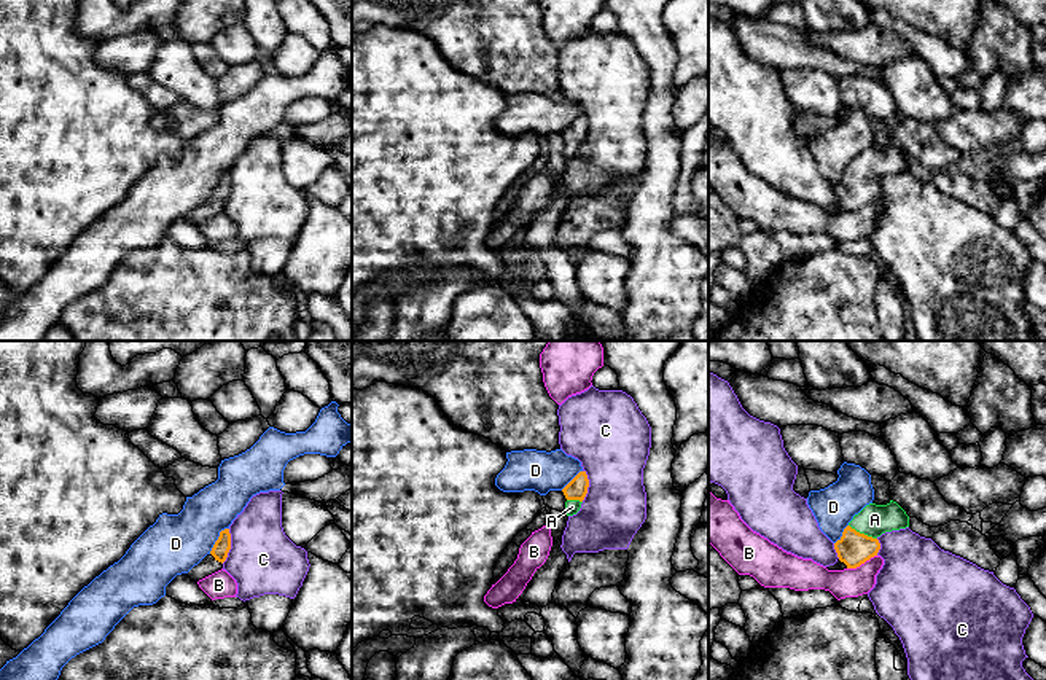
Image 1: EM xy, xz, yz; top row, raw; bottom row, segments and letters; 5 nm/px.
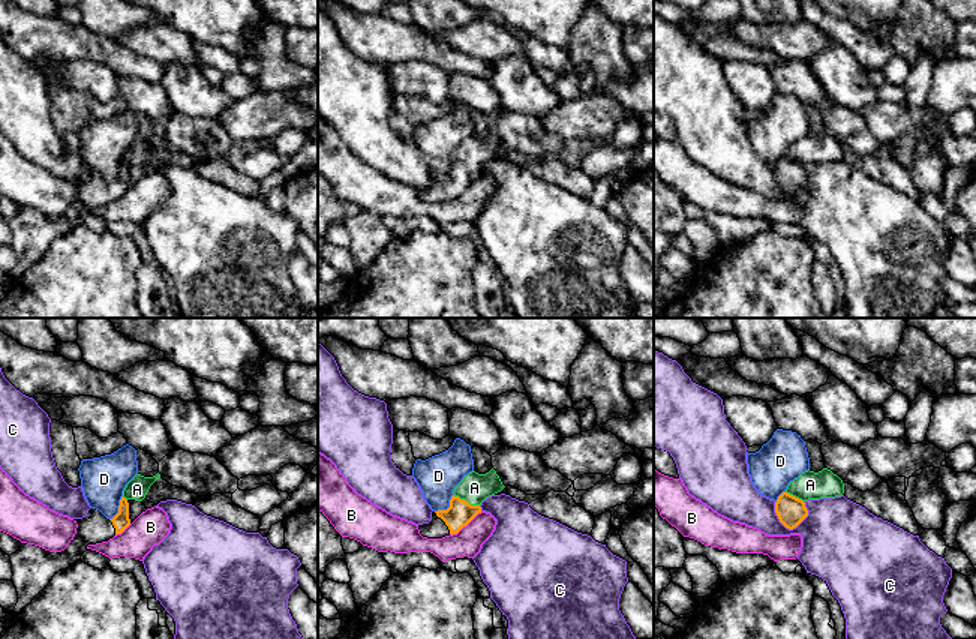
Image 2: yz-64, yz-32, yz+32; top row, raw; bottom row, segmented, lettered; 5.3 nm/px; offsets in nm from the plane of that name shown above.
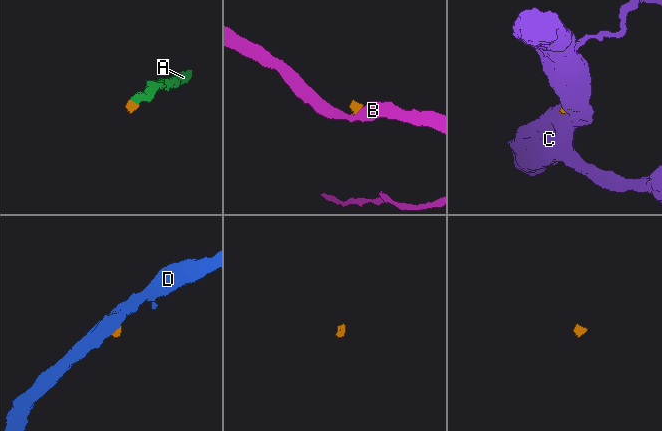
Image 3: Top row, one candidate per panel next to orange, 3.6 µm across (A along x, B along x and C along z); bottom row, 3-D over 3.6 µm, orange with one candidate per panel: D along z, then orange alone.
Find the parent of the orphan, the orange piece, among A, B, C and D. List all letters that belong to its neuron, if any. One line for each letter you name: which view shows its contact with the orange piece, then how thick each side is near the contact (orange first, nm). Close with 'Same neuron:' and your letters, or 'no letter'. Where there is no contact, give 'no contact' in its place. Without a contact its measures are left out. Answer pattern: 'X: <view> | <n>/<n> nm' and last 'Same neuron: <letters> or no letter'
A: yz | 170/160 nm
Same neuron: A

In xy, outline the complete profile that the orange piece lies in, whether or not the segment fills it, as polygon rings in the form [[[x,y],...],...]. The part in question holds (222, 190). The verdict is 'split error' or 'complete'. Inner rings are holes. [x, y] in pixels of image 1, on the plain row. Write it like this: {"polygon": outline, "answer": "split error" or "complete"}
{"polygon": [[[224,172],[220,175],[220,180],[215,185],[212,194],[188,215],[188,220],[194,225],[199,225],[221,213],[229,193],[231,193],[231,177],[229,172]]], "answer": "split error"}

